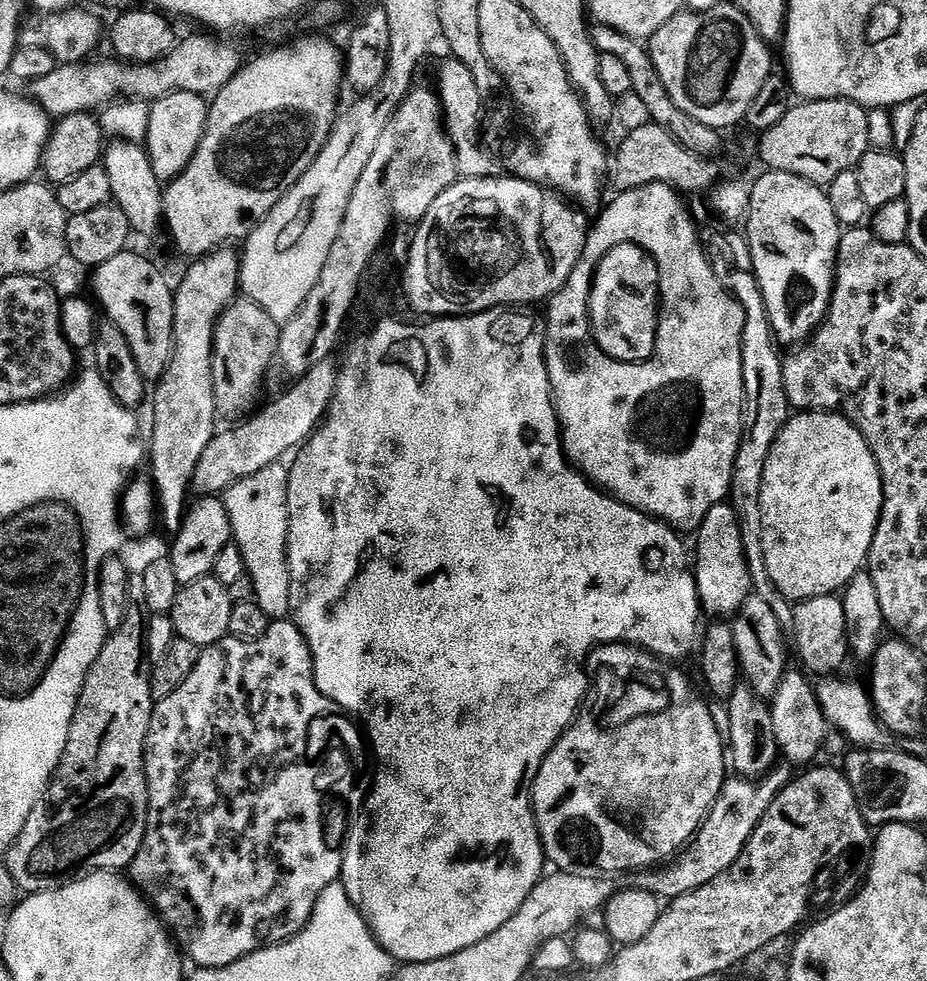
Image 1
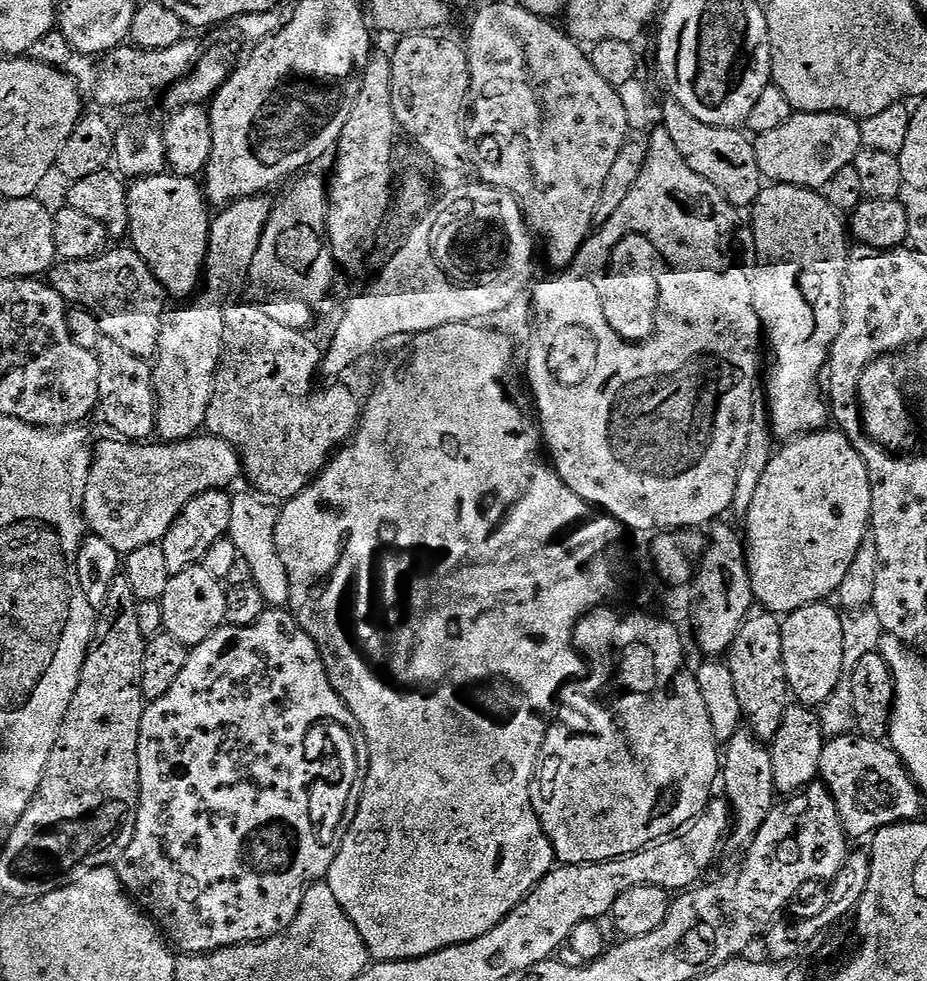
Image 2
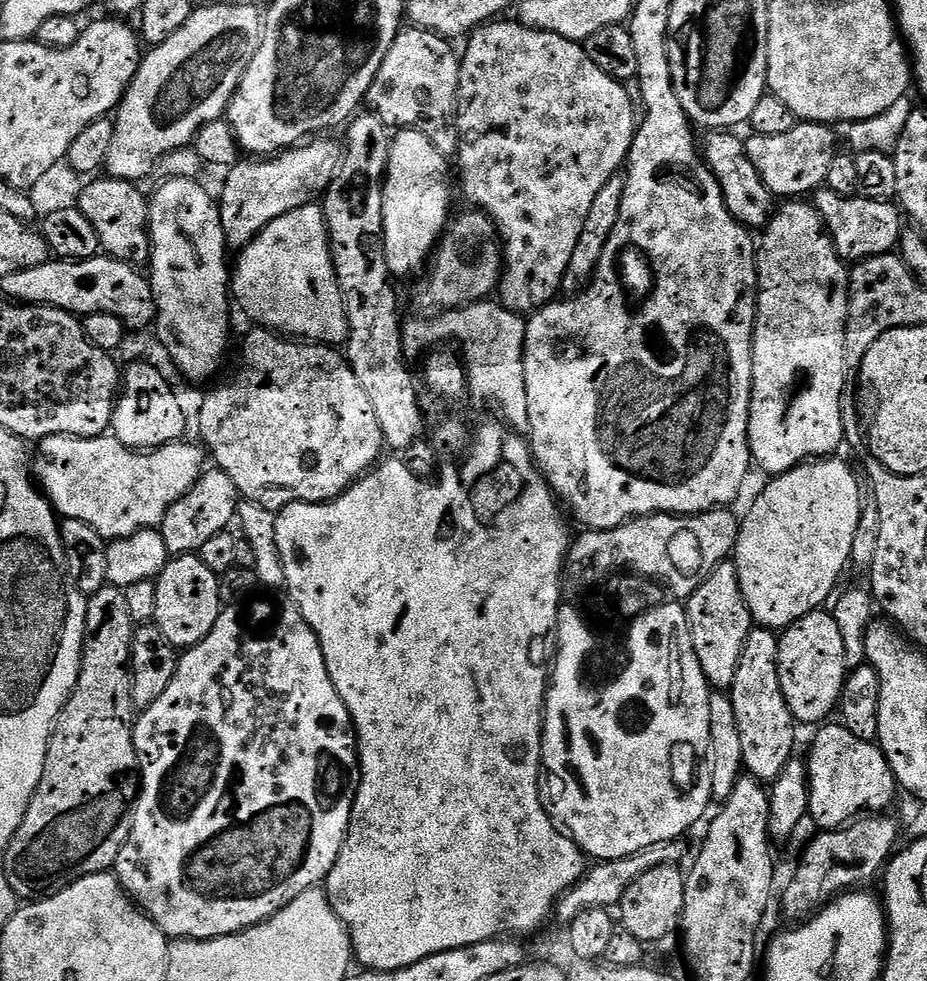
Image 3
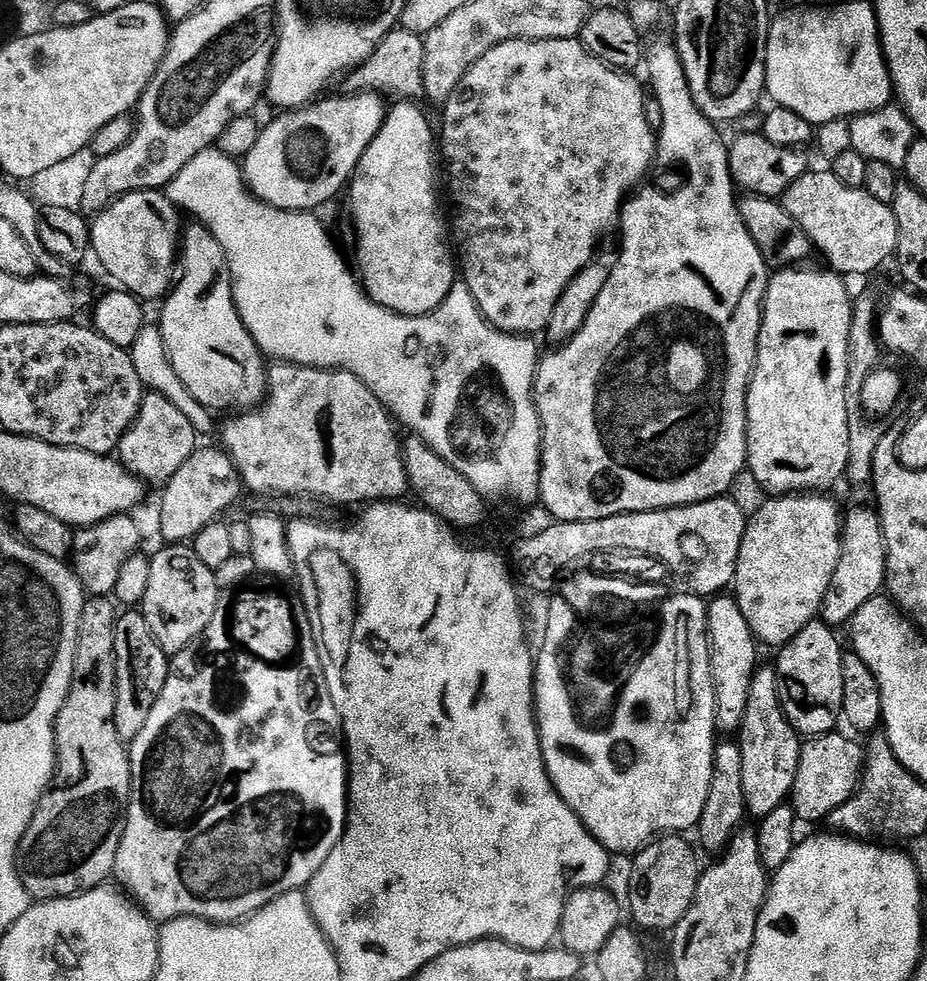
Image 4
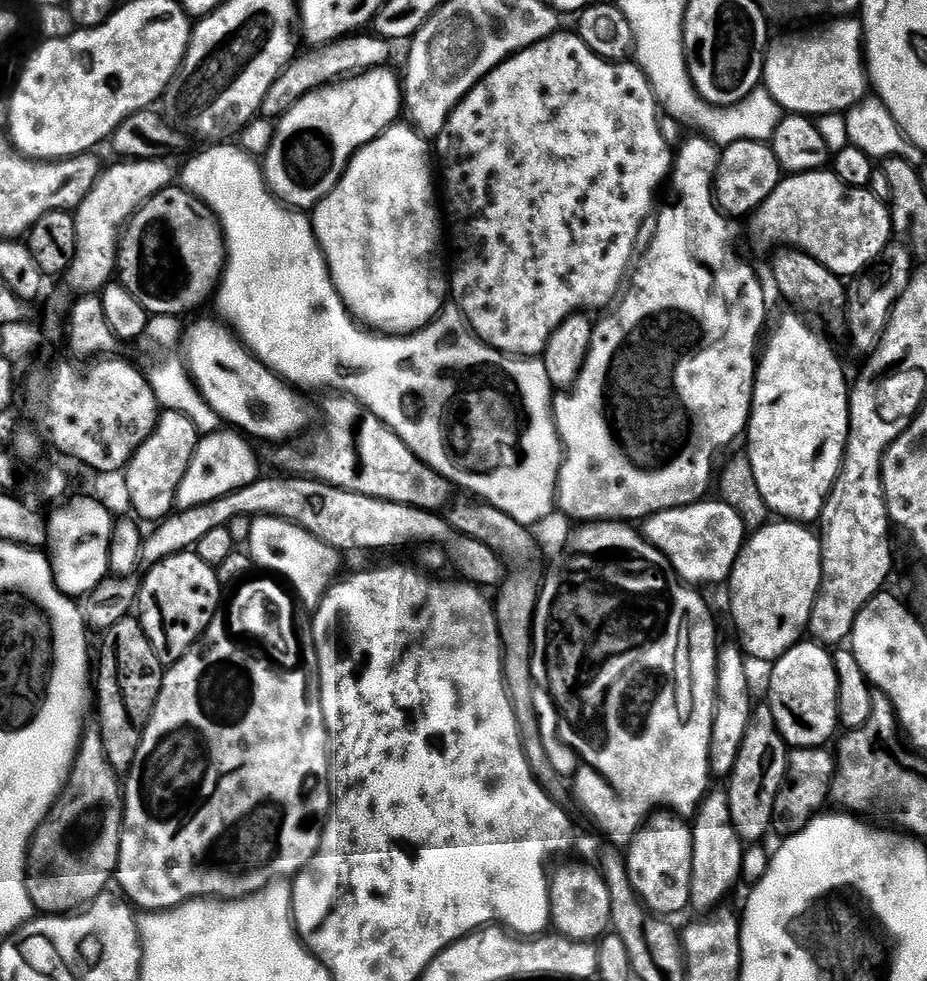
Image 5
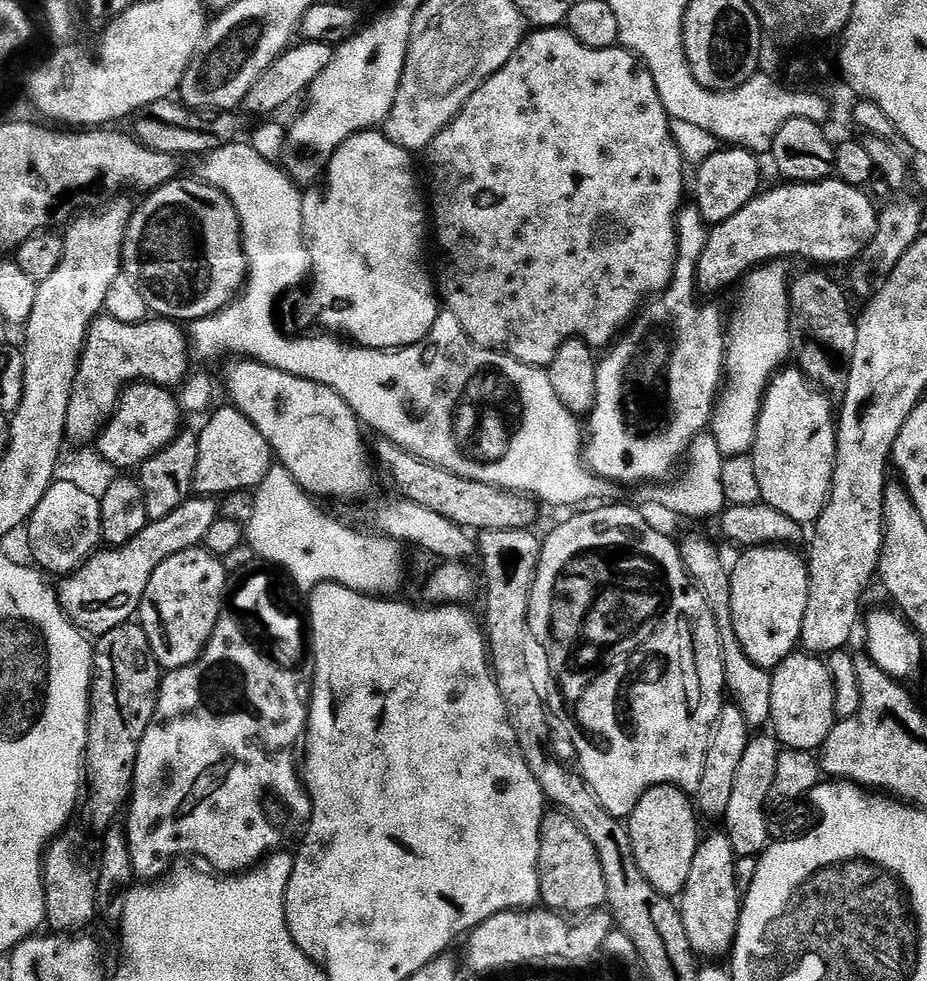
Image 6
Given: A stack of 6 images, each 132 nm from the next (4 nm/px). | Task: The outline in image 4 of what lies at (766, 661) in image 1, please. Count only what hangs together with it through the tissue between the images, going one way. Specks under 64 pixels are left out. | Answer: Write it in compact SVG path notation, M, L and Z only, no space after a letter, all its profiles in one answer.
M757 667L750 682L750 696L746 698L746 712L738 729L738 743L742 750L742 794L744 795L744 807L749 817L763 818L770 814L770 810L776 810L791 797L794 778L798 778L798 762L802 737L782 710L782 702L778 694L778 678L775 667Z

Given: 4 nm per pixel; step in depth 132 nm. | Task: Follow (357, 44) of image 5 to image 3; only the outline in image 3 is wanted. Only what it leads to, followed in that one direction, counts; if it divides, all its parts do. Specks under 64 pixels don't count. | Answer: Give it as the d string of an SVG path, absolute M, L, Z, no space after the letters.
M405 27L394 38L366 97L367 107L372 107L369 109L389 129L415 128L429 133L436 147L445 154L455 153L458 148L457 137L451 131L440 132L447 124L449 127L458 108L460 56L451 46L436 32Z

